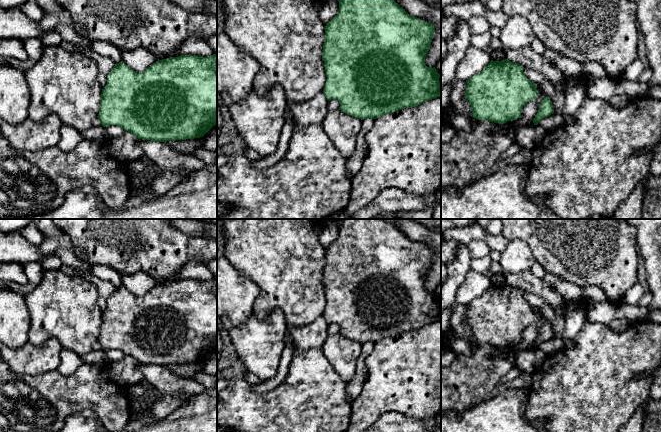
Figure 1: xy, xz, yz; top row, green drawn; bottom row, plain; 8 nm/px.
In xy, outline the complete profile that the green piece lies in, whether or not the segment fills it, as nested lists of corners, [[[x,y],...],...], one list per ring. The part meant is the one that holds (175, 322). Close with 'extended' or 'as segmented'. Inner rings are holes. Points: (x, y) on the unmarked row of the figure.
[[[217,278],[207,281],[197,279],[181,279],[162,283],[153,287],[144,296],[137,297],[127,290],[123,285],[115,288],[112,295],[107,299],[107,308],[102,313],[101,327],[98,342],[103,351],[117,349],[125,355],[132,357],[138,363],[156,366],[167,366],[173,364],[186,364],[203,361],[213,350],[217,348]]]; as segmented

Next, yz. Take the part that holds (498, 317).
[[[508,283],[491,286],[478,298],[466,304],[465,322],[471,329],[473,341],[478,344],[504,348],[521,341],[522,332],[539,318],[536,308],[523,296],[524,291]]]; as segmented

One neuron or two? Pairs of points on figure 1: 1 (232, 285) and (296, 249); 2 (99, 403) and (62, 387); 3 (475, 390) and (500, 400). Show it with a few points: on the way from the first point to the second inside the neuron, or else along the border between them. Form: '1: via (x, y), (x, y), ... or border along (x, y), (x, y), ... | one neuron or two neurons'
1: border along (229, 261), (258, 287), (259, 295), (255, 299) | two neurons
2: via (90, 394), (88, 392), (71, 392) | one neuron
3: border along (496, 391), (490, 398), (475, 404), (471, 408) | two neurons

